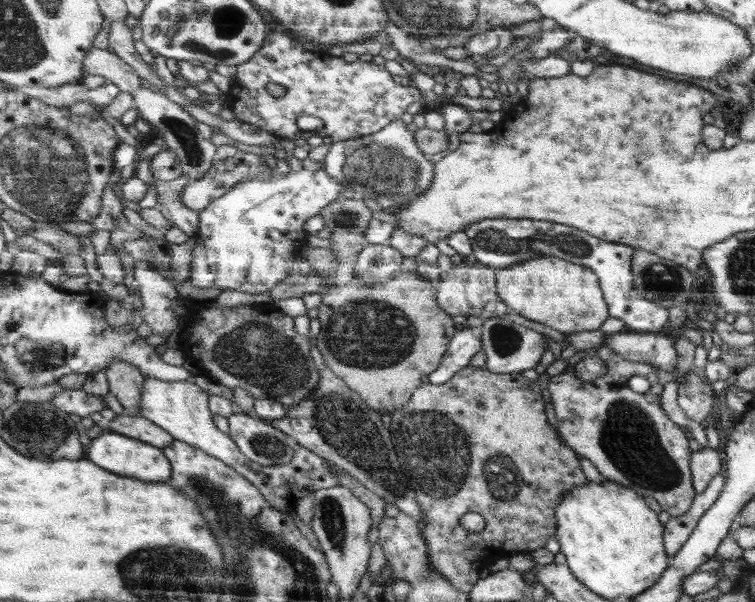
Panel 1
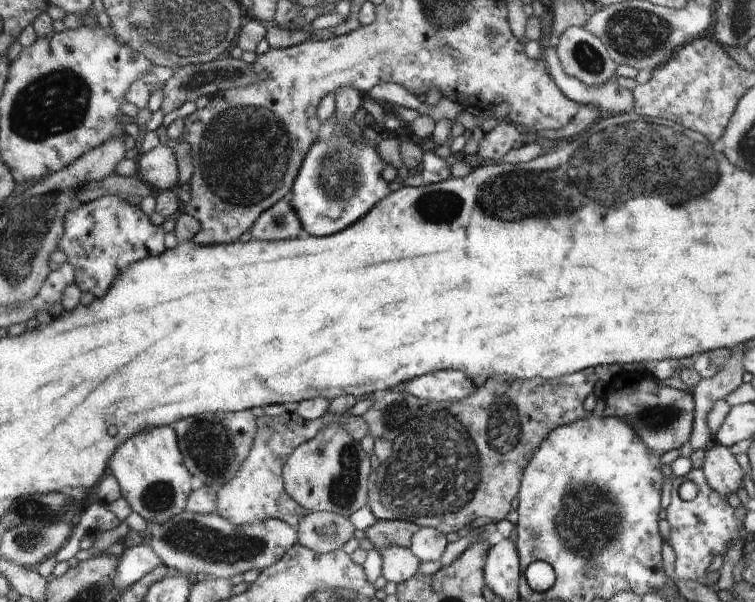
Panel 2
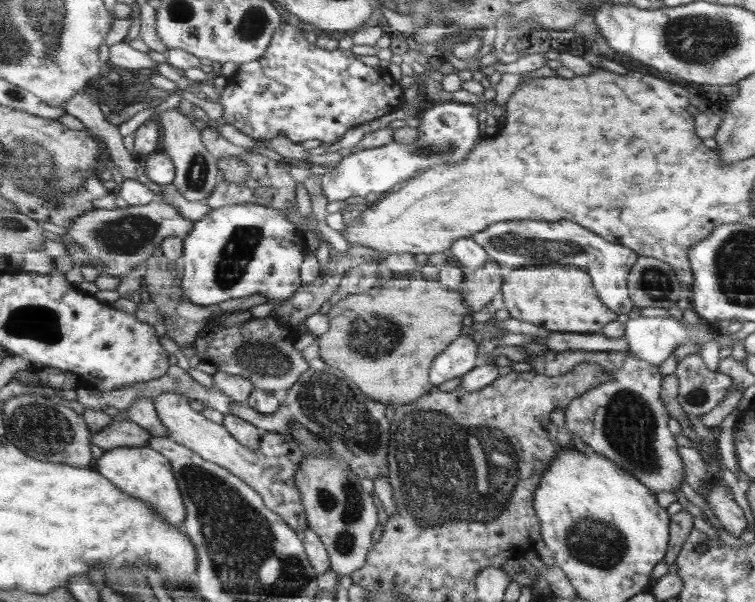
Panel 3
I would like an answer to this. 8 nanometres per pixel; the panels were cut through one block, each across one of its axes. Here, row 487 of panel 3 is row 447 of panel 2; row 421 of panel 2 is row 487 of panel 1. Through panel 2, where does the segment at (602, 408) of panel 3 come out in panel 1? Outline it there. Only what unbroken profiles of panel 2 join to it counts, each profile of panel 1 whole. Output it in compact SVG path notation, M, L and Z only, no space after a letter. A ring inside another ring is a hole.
M594 348L577 351L569 358L571 365L577 363L580 359L588 356L601 358L606 365L604 376L588 381L580 379L574 370L570 368L564 373L550 377L548 390L550 391L555 412L558 420L558 428L568 446L576 450L582 457L588 458L598 472L608 481L616 482L621 486L636 491L642 498L650 496L660 504L664 512L668 512L671 518L687 514L691 510L692 500L695 500L697 492L692 488L691 468L688 468L686 460L686 436L682 428L674 422L668 420L664 410L660 408L660 394L662 394L662 384L658 382L656 368L650 364L632 362L624 359L616 351L608 348ZM632 376L645 376L650 382L650 388L645 393L634 392L628 386L628 380Z

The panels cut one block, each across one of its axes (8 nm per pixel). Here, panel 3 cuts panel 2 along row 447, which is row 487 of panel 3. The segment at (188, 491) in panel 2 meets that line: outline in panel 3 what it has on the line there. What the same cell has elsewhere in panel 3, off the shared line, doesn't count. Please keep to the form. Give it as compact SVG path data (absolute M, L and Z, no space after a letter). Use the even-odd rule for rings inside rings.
M150 446L118 447L104 450L98 460L98 470L111 479L119 488L156 506L162 517L166 517L172 525L184 528L188 520L187 503L184 502L183 490L180 489L179 479L176 478L175 467L171 458Z

